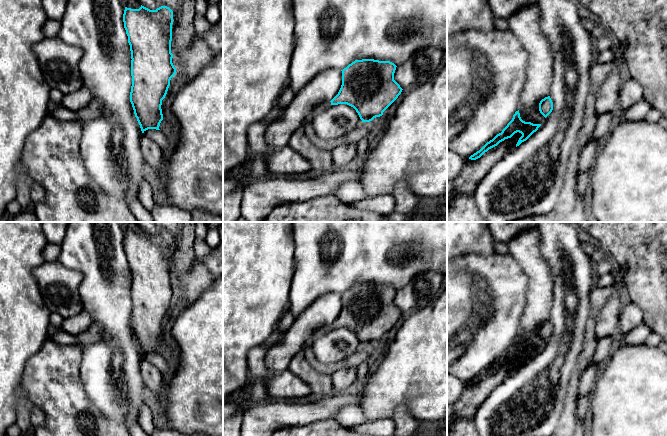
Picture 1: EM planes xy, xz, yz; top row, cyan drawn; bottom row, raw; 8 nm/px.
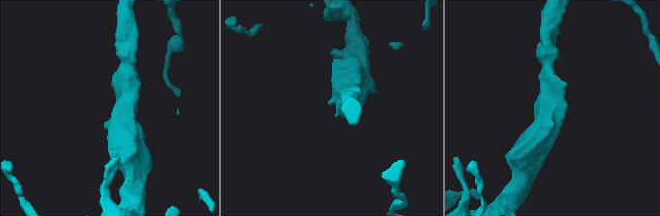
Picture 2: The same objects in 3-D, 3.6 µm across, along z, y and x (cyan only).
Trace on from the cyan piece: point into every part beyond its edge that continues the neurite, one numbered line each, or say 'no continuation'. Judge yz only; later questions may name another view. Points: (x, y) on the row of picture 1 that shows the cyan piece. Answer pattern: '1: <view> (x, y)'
no continuation

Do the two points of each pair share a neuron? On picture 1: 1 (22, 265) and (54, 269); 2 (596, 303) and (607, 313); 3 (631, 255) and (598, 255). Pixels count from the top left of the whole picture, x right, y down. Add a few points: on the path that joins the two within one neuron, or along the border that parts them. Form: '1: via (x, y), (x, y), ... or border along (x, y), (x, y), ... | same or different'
1: border along (45, 261), (33, 270), (38, 290) | different
2: border along (610, 286), (611, 297), (596, 319), (595, 331) | different
3: border along (600, 248), (606, 257) | different

